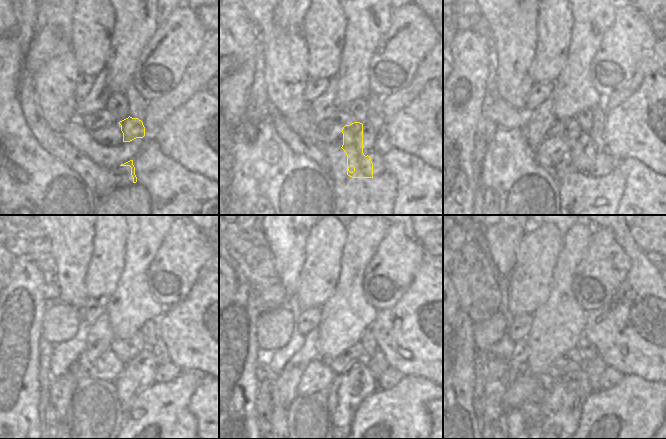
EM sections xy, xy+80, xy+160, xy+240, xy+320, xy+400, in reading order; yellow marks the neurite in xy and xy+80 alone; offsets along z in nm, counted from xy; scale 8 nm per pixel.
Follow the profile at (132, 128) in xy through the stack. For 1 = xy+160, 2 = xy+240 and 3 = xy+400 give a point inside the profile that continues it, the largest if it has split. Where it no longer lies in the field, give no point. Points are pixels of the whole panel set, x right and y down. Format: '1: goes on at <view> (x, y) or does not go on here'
1: goes on at xy+160 (583, 153)
2: goes on at xy+240 (138, 375)
3: goes on at xy+400 (581, 387)

